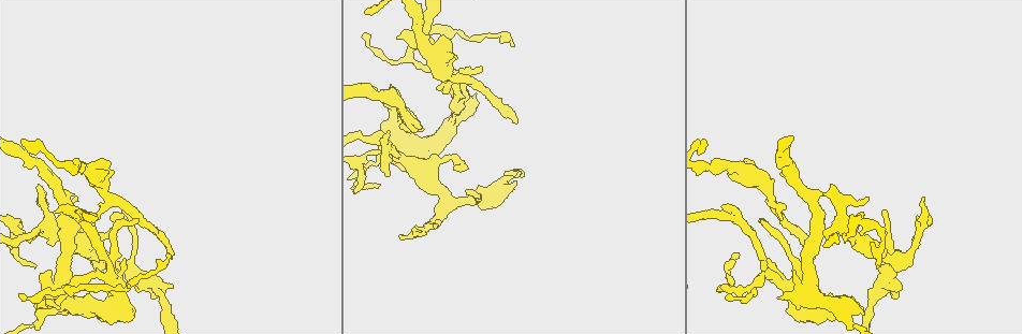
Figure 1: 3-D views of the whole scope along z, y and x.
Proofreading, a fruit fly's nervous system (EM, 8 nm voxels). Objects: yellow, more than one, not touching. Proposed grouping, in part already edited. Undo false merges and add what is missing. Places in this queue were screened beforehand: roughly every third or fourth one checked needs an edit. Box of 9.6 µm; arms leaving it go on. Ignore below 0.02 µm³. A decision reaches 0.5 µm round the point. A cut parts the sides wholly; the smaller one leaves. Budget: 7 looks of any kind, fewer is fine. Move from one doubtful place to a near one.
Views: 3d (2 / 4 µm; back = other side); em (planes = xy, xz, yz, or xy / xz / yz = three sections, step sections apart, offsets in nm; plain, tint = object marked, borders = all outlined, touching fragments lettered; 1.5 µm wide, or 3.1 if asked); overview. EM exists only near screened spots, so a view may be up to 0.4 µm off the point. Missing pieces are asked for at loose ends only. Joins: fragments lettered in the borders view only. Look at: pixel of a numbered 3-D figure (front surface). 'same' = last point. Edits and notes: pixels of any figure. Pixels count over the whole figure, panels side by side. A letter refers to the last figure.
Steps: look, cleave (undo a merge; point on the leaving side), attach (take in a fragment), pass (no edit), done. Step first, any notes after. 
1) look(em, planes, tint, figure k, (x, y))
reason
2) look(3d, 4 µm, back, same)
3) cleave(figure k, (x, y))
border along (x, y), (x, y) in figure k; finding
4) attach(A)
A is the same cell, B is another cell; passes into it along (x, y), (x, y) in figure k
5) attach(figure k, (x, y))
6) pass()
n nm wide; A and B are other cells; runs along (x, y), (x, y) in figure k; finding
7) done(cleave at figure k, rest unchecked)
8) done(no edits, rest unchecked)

look(3d, 4 µm, figure 1, (398, 128))
sharp bend

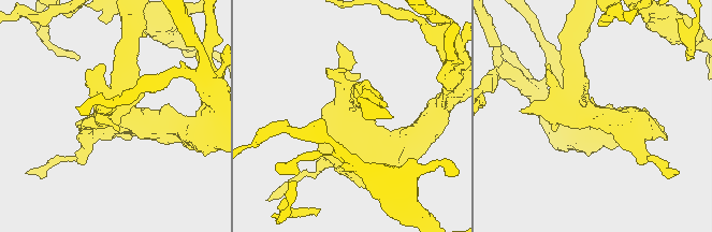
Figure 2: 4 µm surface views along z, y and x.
look(em, yz, step 4, tint, figure 2, (348, 115))
4 arms

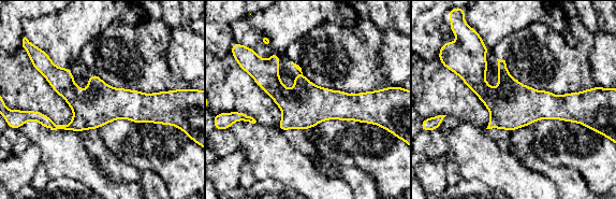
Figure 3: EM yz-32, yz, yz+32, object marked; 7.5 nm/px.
look(em, planes, borders, same)
another direction

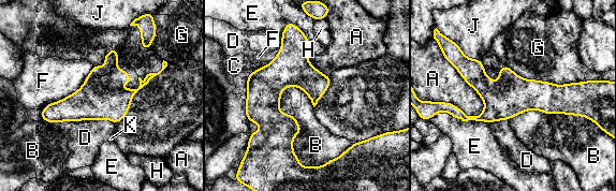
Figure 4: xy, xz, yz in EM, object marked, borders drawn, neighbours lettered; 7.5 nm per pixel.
pass()
A, B, C, D, E, F, G, H, J and K are other cells; border along (507, 64), (525, 78), (586, 81) in figure 4; continuous, no second neuron

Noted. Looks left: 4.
look(3d, 4 µm, figure 1, (782, 220))

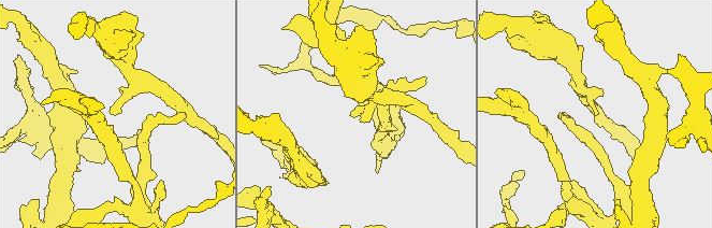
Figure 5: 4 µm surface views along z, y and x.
look(em, xz, step 4, tint, figure 5, (114, 115))

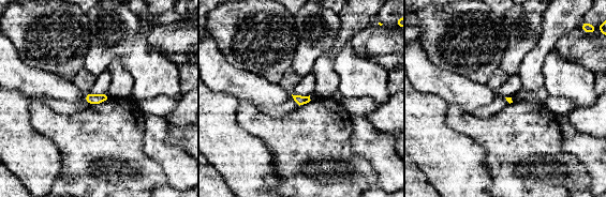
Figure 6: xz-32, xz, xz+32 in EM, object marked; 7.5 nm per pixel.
look(em, planes, borders, same)
another direction

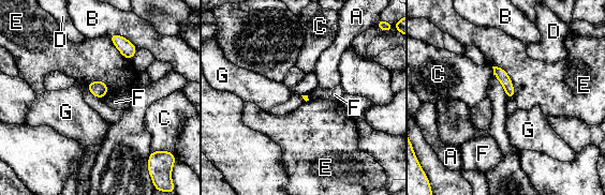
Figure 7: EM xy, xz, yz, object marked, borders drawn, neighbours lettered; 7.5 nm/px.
pass()
A, B, C, D, E, F and G are other cells; border along (106, 94), (101, 99) in figure 7; no lettered fragment goes on from it

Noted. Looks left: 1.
look(em, planes, borders, figure 1, (363, 37))
tapers out

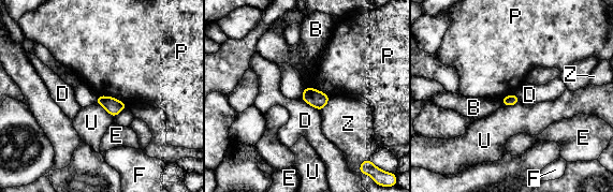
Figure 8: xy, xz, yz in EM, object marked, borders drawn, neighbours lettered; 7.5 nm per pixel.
pass()
B, D, E, F, P, U and Z are other cells; border along (300, 99), (319, 112) in figure 8; none of them fits

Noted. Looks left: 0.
done(no edits, rest unchecked)

